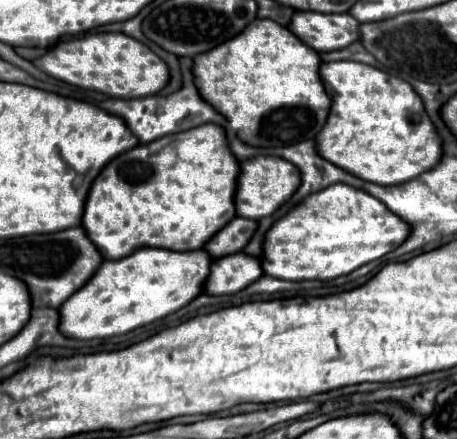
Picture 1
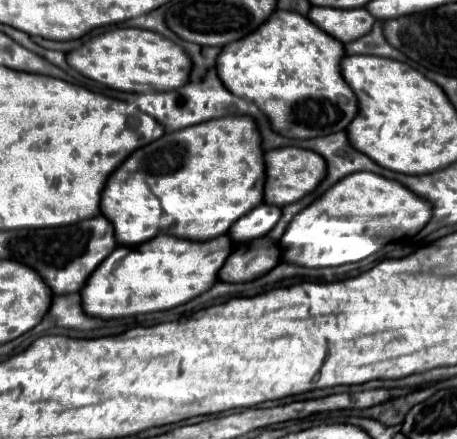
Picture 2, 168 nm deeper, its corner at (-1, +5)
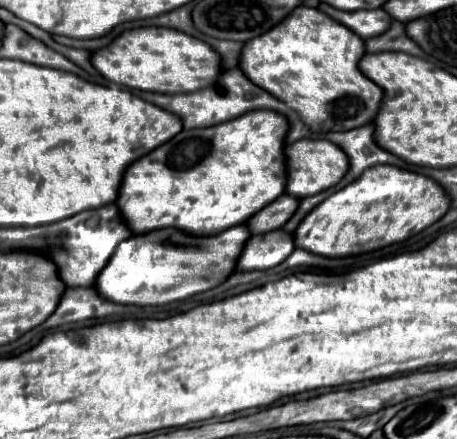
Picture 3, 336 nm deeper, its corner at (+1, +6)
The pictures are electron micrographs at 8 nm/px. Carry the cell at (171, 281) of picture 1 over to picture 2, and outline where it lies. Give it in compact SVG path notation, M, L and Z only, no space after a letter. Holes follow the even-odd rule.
M160 234L138 246L118 246L88 278L82 296L82 310L100 320L138 316L170 310L206 292L216 280L218 270L232 252L224 238L190 242Z

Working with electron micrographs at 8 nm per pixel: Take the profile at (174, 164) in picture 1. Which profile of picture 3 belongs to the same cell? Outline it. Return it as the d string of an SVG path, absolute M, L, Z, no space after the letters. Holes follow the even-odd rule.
M268 109L248 111L238 119L206 129L184 129L174 139L160 145L150 155L134 161L126 169L116 205L136 235L166 227L174 227L190 235L216 235L234 225L246 223L254 213L286 191L286 133L286 117Z

